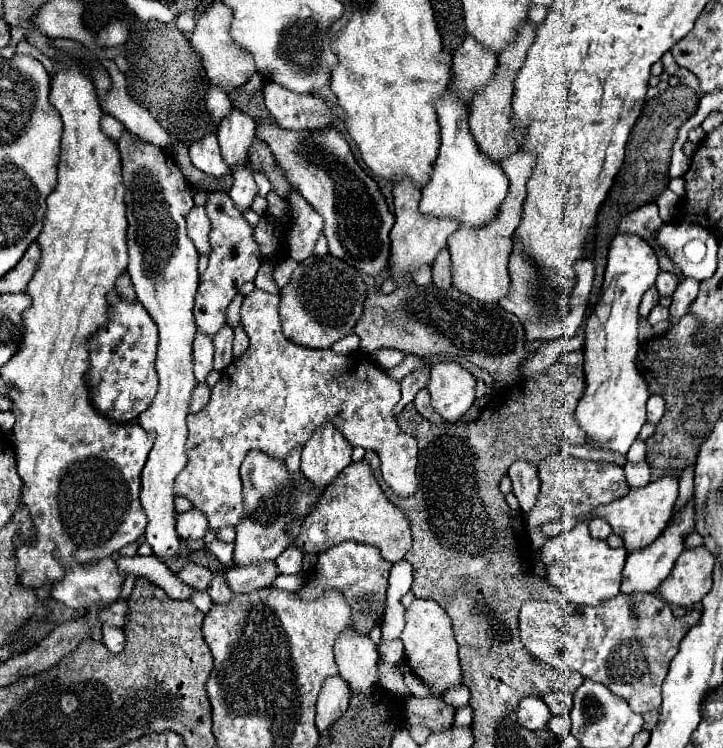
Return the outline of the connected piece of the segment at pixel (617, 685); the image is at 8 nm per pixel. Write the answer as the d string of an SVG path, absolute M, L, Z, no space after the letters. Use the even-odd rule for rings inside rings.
M634 592L634 594L618 594L598 606L572 604L572 602L558 604L558 602L528 600L520 608L518 628L520 628L520 642L526 646L526 650L536 660L540 660L552 668L558 668L558 670L580 672L584 678L600 682L612 694L624 698L628 702L628 706L632 708L632 712L646 714L650 710L660 708L662 682L668 674L668 666L678 652L680 640L698 622L700 622L700 612L696 612L696 610L688 612L684 618L676 618L672 614L670 606L666 604L666 600L662 600L660 596L648 594L648 592ZM522 638L552 638L552 640L534 644L534 640L522 640Z

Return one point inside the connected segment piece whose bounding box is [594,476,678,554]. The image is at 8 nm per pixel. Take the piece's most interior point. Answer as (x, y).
(642, 515)

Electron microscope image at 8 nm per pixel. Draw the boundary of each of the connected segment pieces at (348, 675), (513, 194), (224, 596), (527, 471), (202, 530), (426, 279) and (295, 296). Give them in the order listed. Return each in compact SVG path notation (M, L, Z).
M344 630L334 646L338 674L348 682L350 694L370 694L378 680L378 652L376 644L362 634Z
M518 150L506 158L500 168L510 180L510 190L500 206L498 218L490 226L480 226L478 230L468 230L468 226L460 226L448 238L448 250L452 256L452 284L466 296L478 302L498 302L510 290L508 276L508 258L512 252L512 234L520 224L522 202L526 198L526 182L534 168L534 154L526 154L526 150Z
M218 572L218 576L214 576L214 582L210 582L208 594L210 594L210 598L212 598L214 602L218 602L218 604L226 604L226 602L230 602L230 598L234 596L232 590L228 588L228 584L226 584L224 578L222 578L222 572Z
M516 460L510 470L508 476L512 480L512 490L514 496L520 502L520 510L524 514L528 514L534 508L536 496L540 492L540 480L538 480L538 466L530 464L530 462L520 462Z
M188 510L176 516L176 532L182 540L198 540L208 532L208 520L200 510Z
M422 266L422 270L414 270L412 280L414 280L418 286L428 286L428 284L432 284L432 272L430 272L430 266Z
M332 254L310 256L298 264L288 286L280 290L282 330L286 338L290 338L294 344L300 344L306 348L330 348L336 340L354 332L354 326L364 310L364 300L366 300L366 284L356 268L348 266L340 258L334 258Z

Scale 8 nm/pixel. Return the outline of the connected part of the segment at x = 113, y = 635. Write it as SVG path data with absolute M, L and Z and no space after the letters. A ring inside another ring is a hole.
M104 626L104 628L102 628L102 634L104 634L102 642L106 644L106 648L108 648L110 652L118 654L118 652L124 650L126 634L124 634L122 628L118 628L118 626Z

